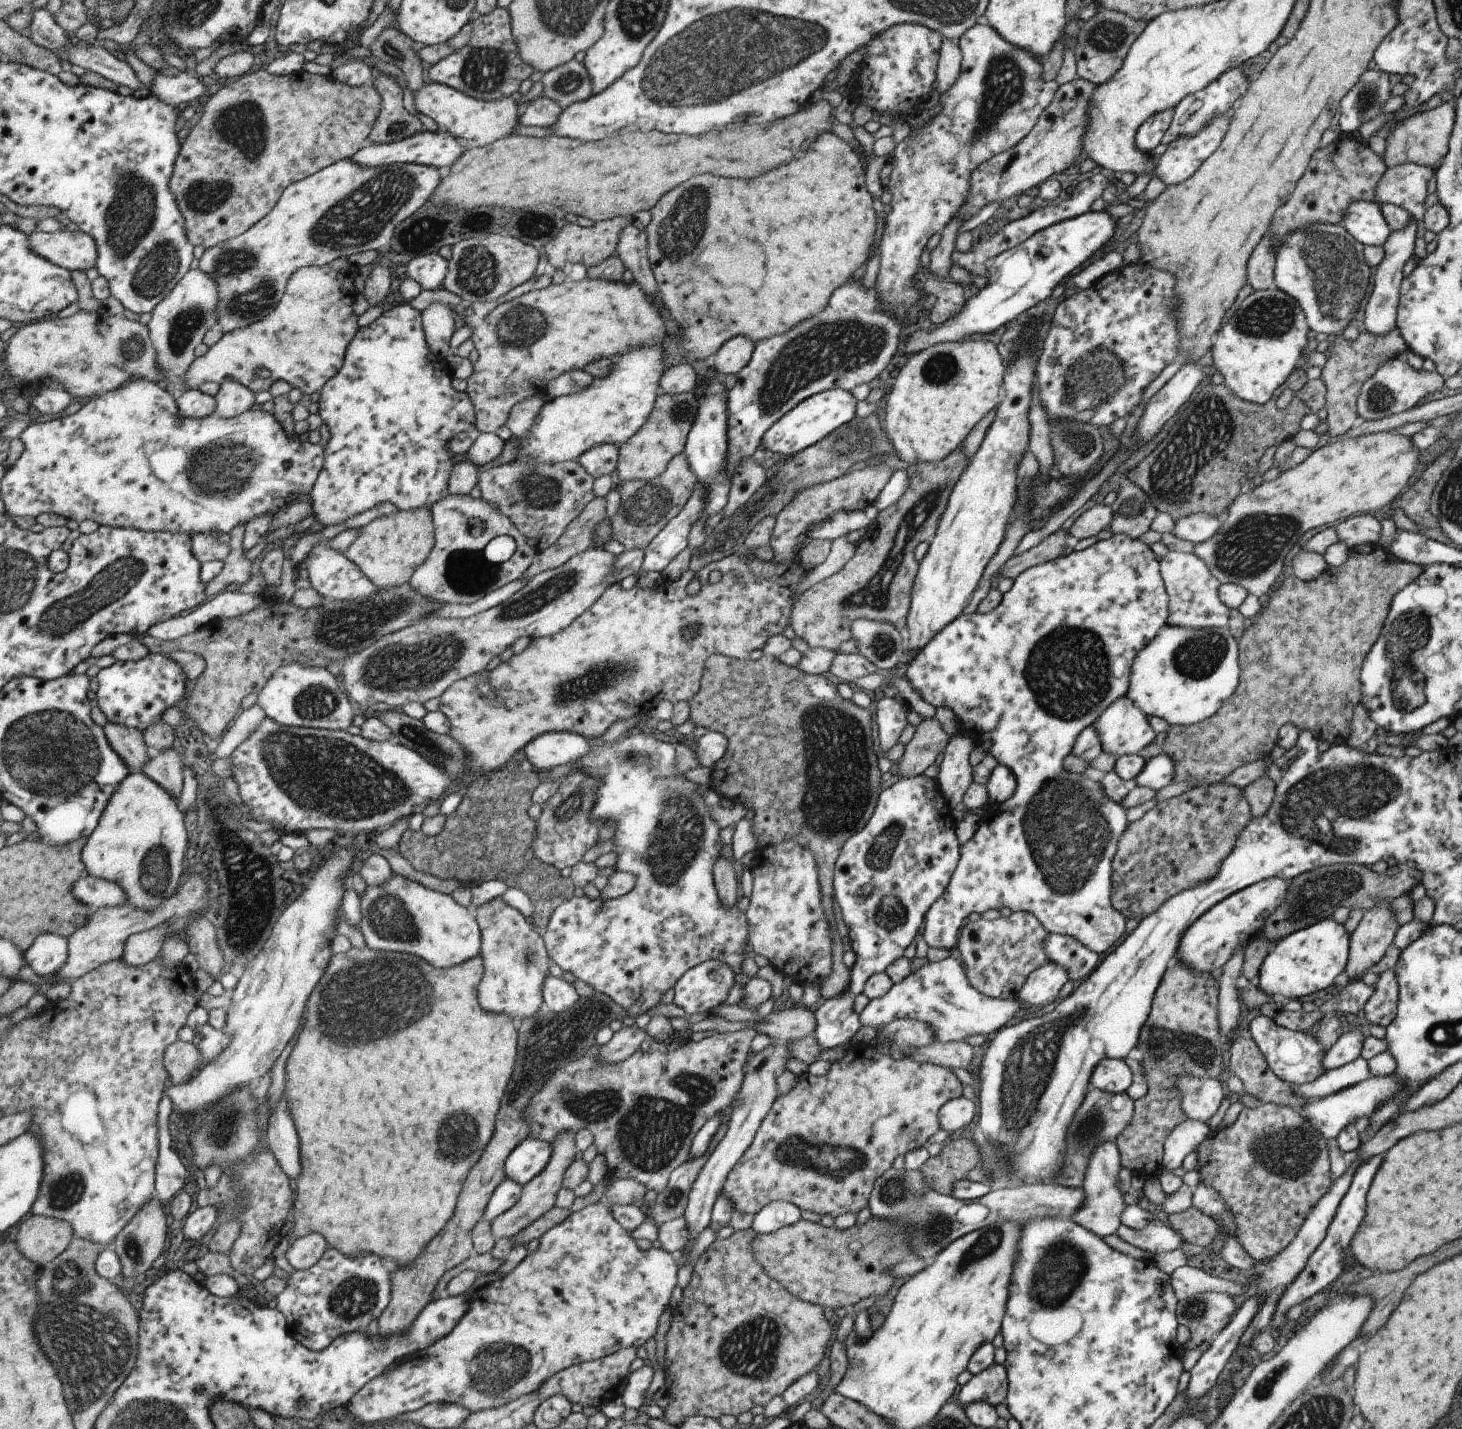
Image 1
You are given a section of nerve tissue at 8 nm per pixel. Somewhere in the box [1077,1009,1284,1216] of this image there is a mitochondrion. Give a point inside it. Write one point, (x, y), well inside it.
(1162, 1043)

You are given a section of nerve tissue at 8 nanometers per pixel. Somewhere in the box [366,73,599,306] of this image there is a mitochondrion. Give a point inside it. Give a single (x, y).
(476, 269)

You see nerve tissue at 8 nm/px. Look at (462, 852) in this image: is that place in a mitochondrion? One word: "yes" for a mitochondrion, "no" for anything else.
yes

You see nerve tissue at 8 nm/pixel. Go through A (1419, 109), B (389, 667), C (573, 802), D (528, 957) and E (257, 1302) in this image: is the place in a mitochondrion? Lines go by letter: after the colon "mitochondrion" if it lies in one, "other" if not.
A: other
B: mitochondrion
C: mitochondrion
D: mitochondrion
E: other

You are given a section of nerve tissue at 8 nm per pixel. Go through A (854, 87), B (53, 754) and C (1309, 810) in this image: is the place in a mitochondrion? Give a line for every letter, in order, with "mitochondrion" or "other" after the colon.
A: other
B: mitochondrion
C: mitochondrion

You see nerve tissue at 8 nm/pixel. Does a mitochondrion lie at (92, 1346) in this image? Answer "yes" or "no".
yes

